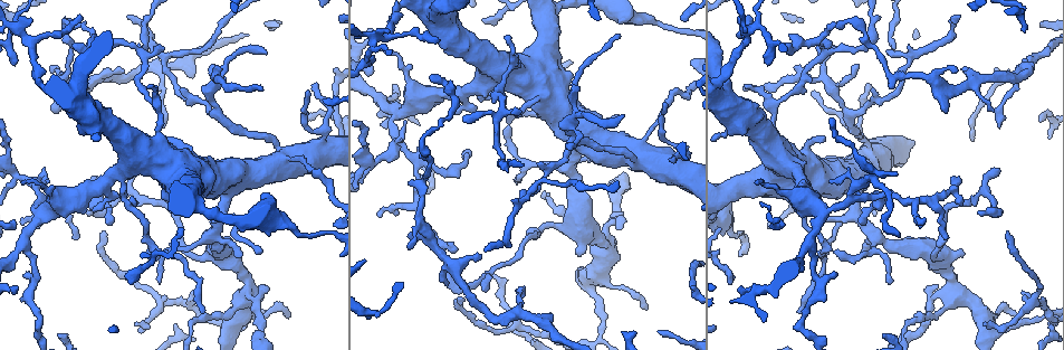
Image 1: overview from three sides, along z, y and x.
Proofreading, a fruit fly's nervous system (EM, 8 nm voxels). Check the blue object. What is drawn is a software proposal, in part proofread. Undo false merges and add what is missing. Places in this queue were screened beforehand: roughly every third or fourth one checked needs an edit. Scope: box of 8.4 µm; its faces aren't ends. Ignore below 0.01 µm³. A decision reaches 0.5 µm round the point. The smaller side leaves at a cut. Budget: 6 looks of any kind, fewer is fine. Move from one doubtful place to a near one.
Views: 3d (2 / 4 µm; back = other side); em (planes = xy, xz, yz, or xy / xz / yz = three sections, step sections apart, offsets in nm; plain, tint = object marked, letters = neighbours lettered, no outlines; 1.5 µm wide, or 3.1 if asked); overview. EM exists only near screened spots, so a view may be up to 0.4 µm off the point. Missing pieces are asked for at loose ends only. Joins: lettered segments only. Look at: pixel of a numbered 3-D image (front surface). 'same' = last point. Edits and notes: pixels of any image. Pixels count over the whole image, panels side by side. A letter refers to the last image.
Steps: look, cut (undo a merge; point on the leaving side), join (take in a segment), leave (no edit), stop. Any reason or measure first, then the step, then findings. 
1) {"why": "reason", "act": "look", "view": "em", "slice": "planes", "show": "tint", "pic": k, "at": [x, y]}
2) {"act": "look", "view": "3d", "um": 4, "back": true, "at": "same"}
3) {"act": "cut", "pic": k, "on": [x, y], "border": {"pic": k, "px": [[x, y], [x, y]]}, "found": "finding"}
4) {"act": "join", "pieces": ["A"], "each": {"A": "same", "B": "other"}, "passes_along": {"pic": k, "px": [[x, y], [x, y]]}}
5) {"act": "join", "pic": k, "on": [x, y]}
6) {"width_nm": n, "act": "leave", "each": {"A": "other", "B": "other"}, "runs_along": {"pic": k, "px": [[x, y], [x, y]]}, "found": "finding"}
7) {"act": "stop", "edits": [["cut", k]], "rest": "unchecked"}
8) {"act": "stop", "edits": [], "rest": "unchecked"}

{"why": "abrupt turn", "act": "look", "view": "3d", "um": 4, "pic": 1, "at": [39, 321]}

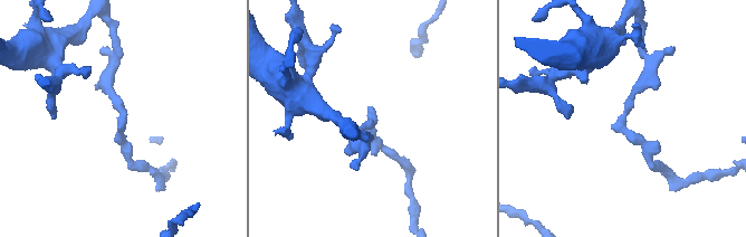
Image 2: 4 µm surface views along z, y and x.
{"arm_widths_nm": [160, 220], "act": "look", "view": "em", "slice": "planes", "show": "letters", "pic": 2, "at": [623, 116]}

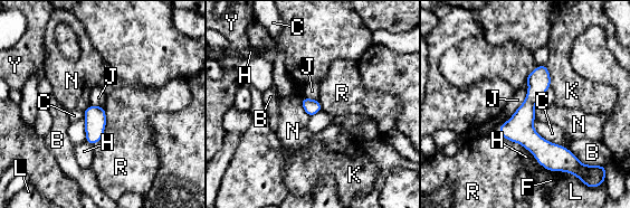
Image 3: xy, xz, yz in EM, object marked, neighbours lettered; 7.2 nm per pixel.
{"act": "leave", "each": {"B": "other", "C": "other", "F": "other", "H": "other", "J": "other", "K": "other", "L": "other", "N": "other", "R": "other", "Y": "other"}, "found": "all the same neuron"}

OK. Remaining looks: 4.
{"why": "thin neck", "act": "look", "view": "3d", "um": 4, "pic": 1, "at": [635, 156]}

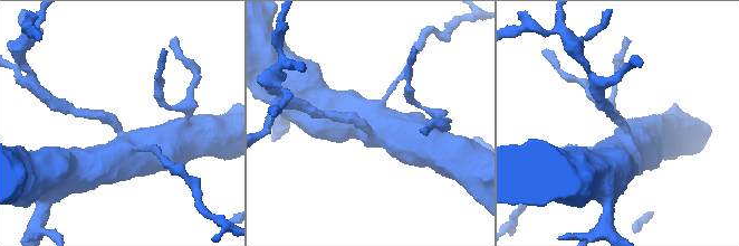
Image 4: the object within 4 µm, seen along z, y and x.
{"why": "need the tissue", "act": "look", "view": "em", "slice": "planes", "show": "letters", "pic": 4, "at": [624, 135]}

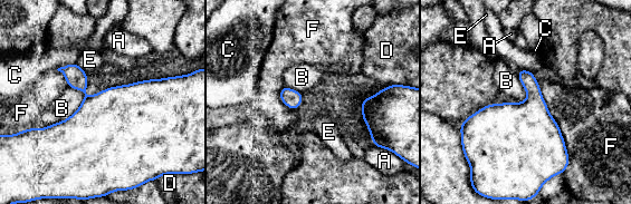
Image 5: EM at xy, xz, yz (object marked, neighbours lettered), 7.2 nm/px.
{"width_nm": 550, "act": "leave", "each": {"A": "other", "B": "other", "C": "other", "D": "other", "E": "other", "F": "other"}, "border": {"pic": 5, "px": [[538, 83], [567, 152]]}, "found": "continuous, no second neuron"}

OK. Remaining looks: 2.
{"act": "look", "view": "em", "slice": "planes", "show": "letters", "pic": 1, "at": [55, 113]}

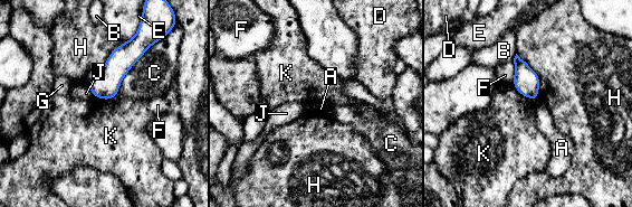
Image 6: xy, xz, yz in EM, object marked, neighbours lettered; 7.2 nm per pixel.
{"width_nm": 180, "act": "leave", "each": {"A": "other", "B": "other", "C": "other", "D": "other", "E": "other", "F": "other", "G": "other", "H": "other", "J": "other", "K": "other"}, "found": "none of them fits"}

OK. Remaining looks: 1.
{"act": "stop", "edits": [], "rest": "unchecked"}

